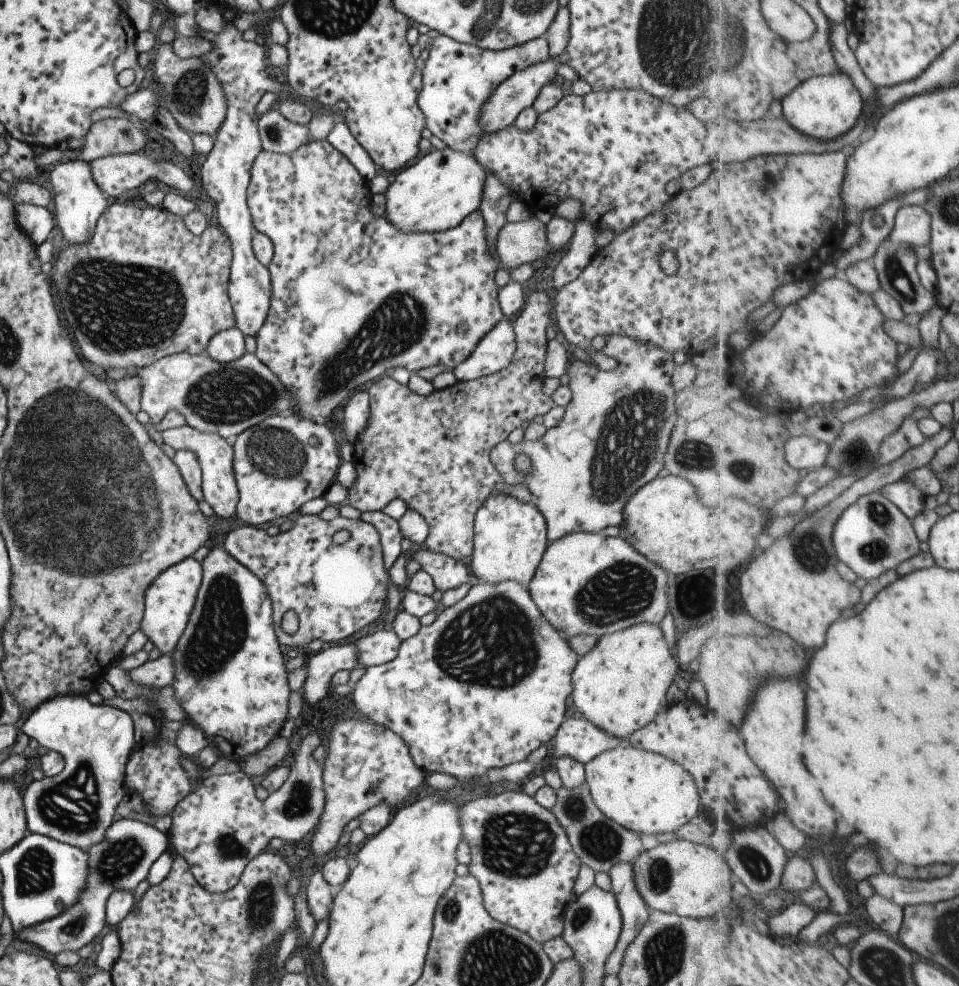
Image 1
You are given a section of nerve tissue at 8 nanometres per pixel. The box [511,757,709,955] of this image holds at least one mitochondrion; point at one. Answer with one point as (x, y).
(601, 839)

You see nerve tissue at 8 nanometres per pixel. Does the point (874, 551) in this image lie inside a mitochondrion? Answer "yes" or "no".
yes

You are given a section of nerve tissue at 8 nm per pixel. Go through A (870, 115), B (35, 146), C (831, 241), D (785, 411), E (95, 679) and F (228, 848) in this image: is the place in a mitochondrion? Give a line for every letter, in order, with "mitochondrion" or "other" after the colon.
A: other
B: other
C: other
D: other
E: other
F: mitochondrion

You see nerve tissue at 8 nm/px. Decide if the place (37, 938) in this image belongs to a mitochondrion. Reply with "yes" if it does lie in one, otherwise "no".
no

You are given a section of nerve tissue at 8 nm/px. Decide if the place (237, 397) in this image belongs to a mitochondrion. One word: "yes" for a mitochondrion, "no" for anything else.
yes

